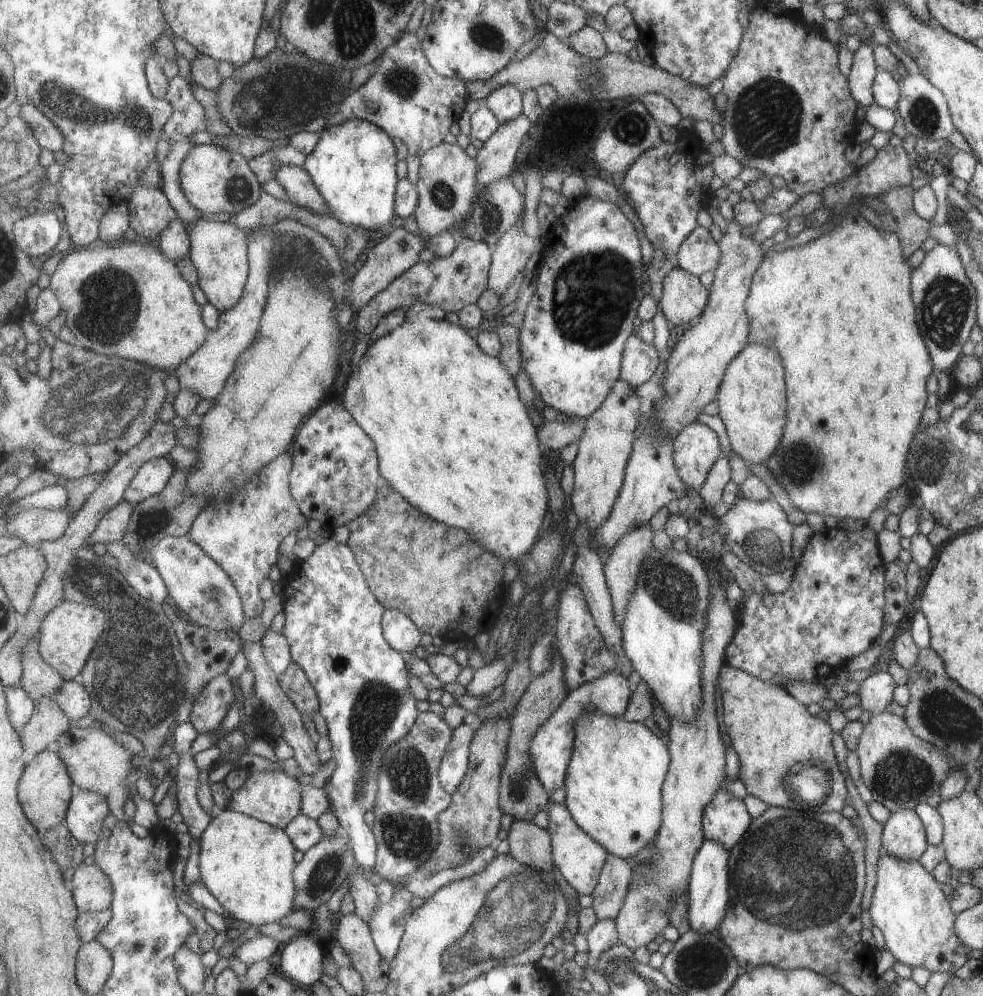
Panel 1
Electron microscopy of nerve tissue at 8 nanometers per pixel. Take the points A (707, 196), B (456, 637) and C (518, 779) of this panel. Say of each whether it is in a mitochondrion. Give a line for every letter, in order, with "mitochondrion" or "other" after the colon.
A: other
B: other
C: mitochondrion

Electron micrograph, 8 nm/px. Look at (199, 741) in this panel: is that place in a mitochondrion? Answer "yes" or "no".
no

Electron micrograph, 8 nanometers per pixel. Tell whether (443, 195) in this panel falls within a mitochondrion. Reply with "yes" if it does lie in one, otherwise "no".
yes

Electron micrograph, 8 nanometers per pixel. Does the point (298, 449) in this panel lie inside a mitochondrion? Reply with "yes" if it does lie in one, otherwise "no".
no

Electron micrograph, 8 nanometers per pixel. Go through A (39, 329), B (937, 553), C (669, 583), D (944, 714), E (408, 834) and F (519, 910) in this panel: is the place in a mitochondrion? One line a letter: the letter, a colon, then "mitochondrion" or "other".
A: other
B: other
C: mitochondrion
D: mitochondrion
E: mitochondrion
F: mitochondrion

